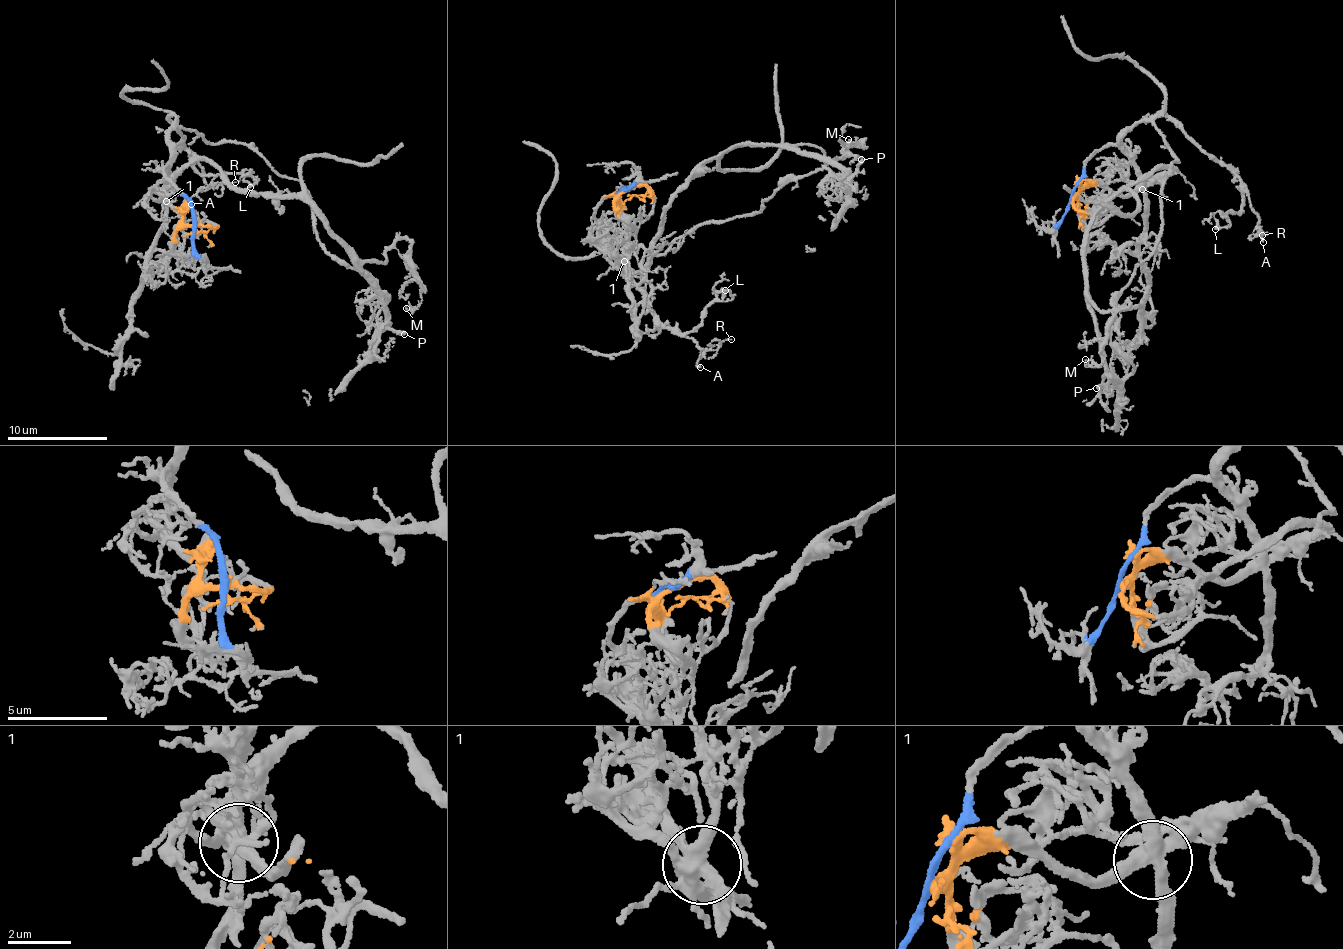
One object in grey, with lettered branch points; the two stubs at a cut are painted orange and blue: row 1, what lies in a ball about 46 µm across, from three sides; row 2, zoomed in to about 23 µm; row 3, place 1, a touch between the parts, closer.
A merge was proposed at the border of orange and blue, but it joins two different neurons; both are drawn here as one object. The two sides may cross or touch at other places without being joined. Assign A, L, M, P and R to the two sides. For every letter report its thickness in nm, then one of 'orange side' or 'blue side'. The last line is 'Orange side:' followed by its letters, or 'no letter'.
A: 170 nm | blue side
L: 300 nm | blue side
M: 100 nm | orange side
P: 280 nm | orange side
R: 120 nm | blue side
Orange side: M, P

